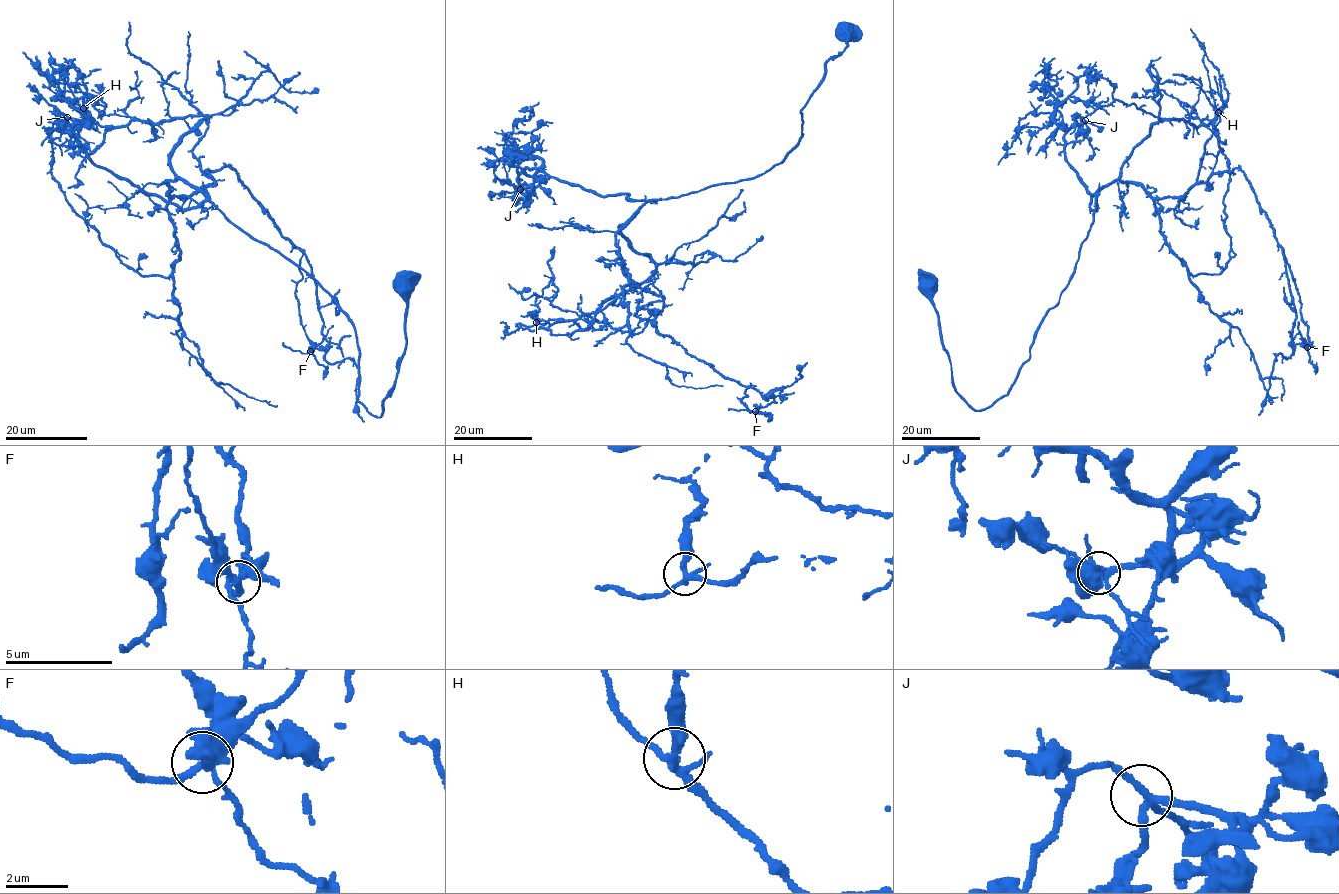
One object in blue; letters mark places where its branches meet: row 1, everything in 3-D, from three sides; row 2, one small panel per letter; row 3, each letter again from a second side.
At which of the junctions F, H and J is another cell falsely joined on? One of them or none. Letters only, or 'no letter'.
F

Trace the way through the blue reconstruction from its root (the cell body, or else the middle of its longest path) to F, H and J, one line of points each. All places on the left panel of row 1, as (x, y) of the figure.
F: (403, 285), (376, 417), (335, 301), (168, 180), (188, 196), (235, 172), (303, 254), (310, 351)
H: (403, 285), (376, 417), (335, 301), (175, 174), (207, 117), (101, 126), (83, 108)
J: (403, 285), (376, 417), (353, 322), (314, 279), (211, 202), (179, 210), (98, 167), (67, 117)

